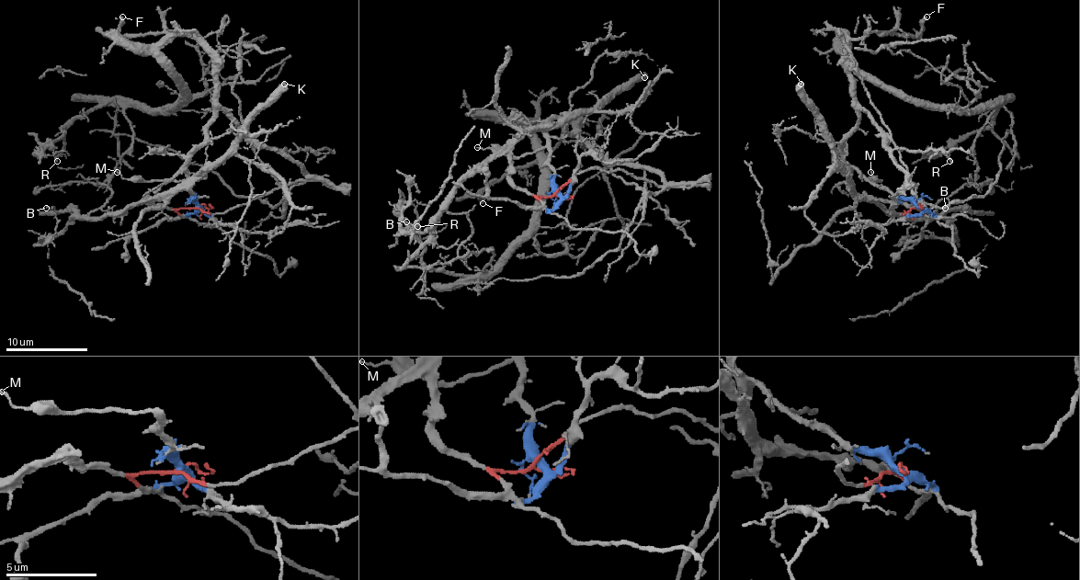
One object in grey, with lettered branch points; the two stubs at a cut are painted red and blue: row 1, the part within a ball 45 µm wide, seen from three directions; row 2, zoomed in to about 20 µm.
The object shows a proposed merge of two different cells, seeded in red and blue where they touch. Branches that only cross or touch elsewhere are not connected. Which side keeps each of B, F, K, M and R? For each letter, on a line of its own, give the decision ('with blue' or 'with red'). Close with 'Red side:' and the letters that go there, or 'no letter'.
B: with red
F: with blue
K: with red
M: with blue
R: with blue
Red side: B, K

